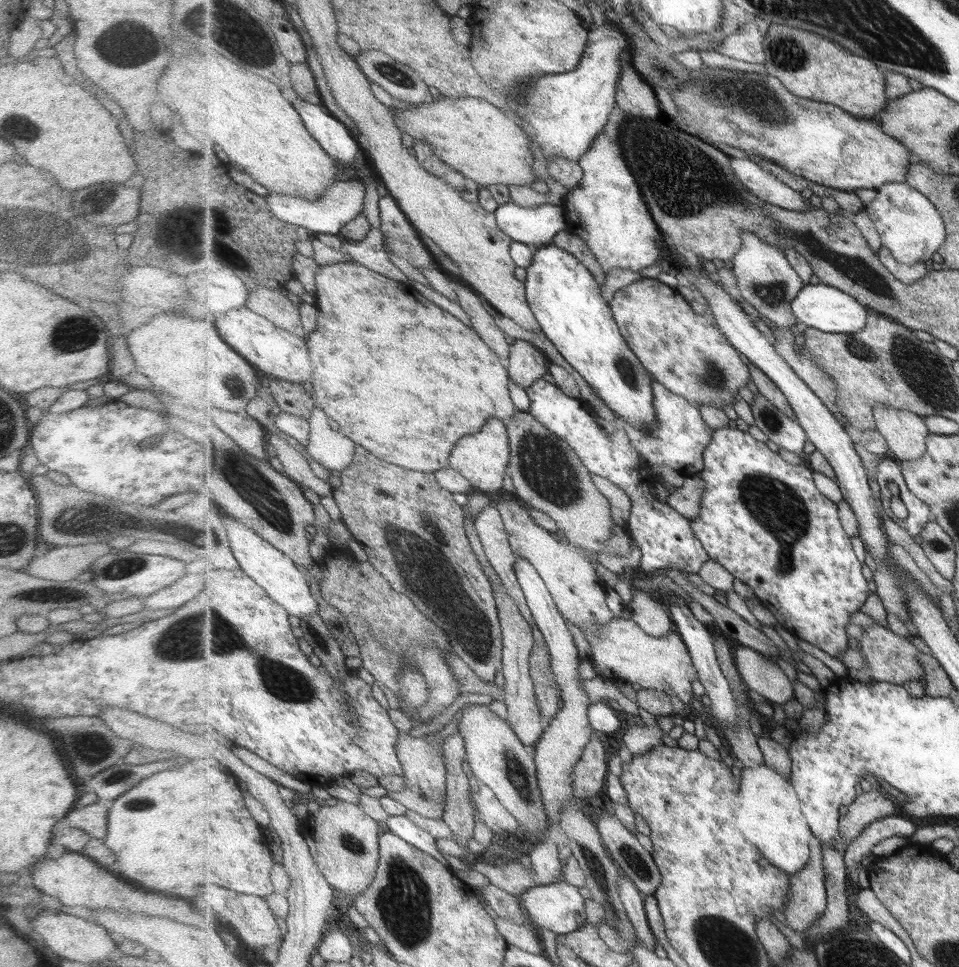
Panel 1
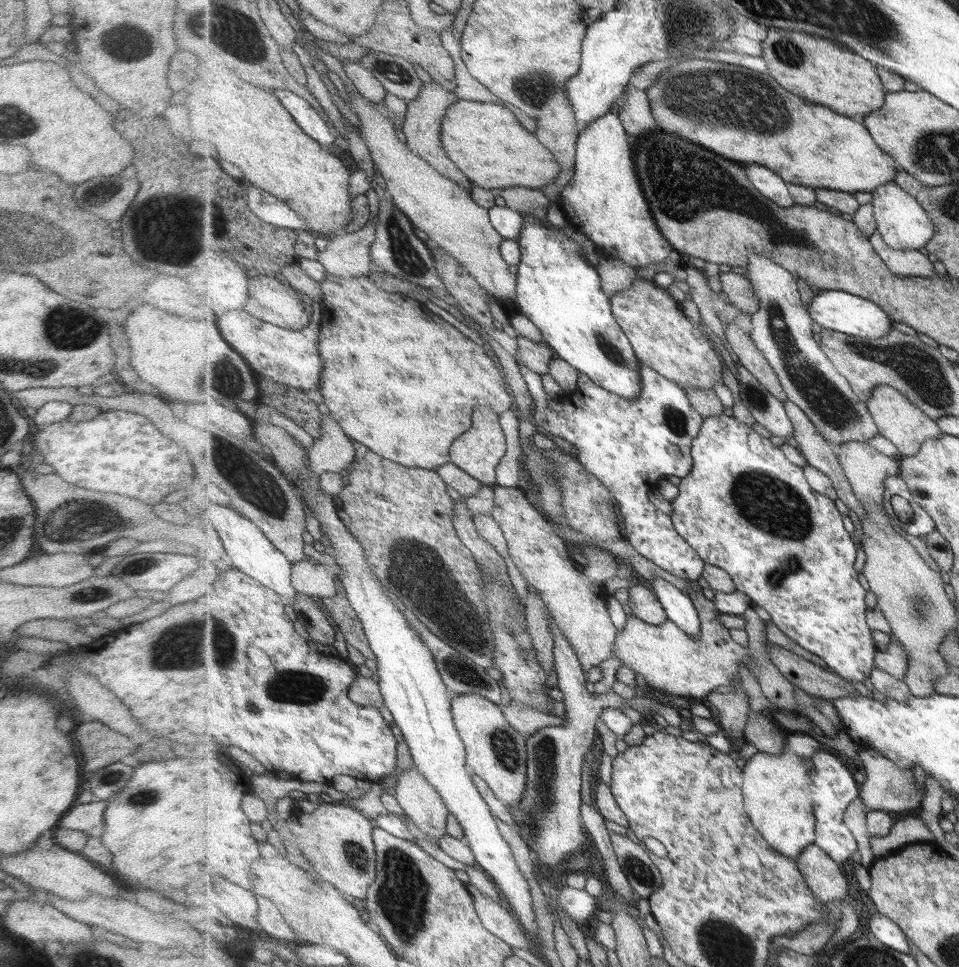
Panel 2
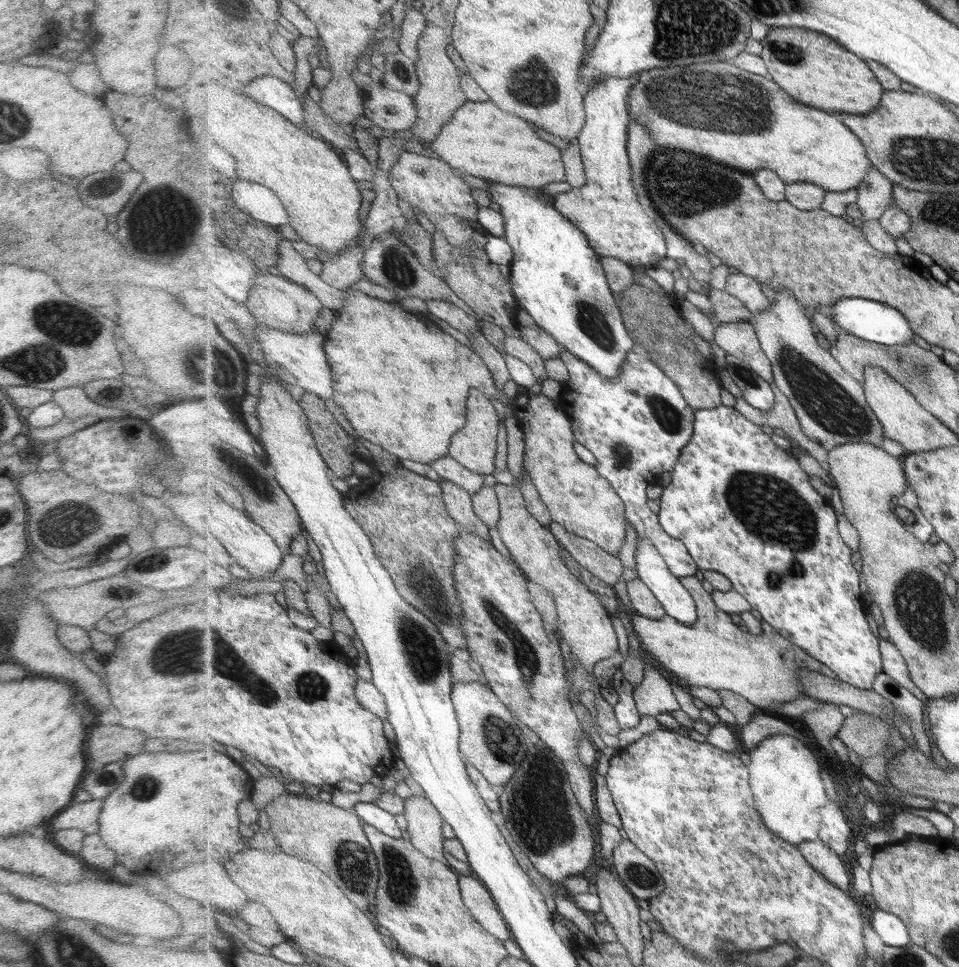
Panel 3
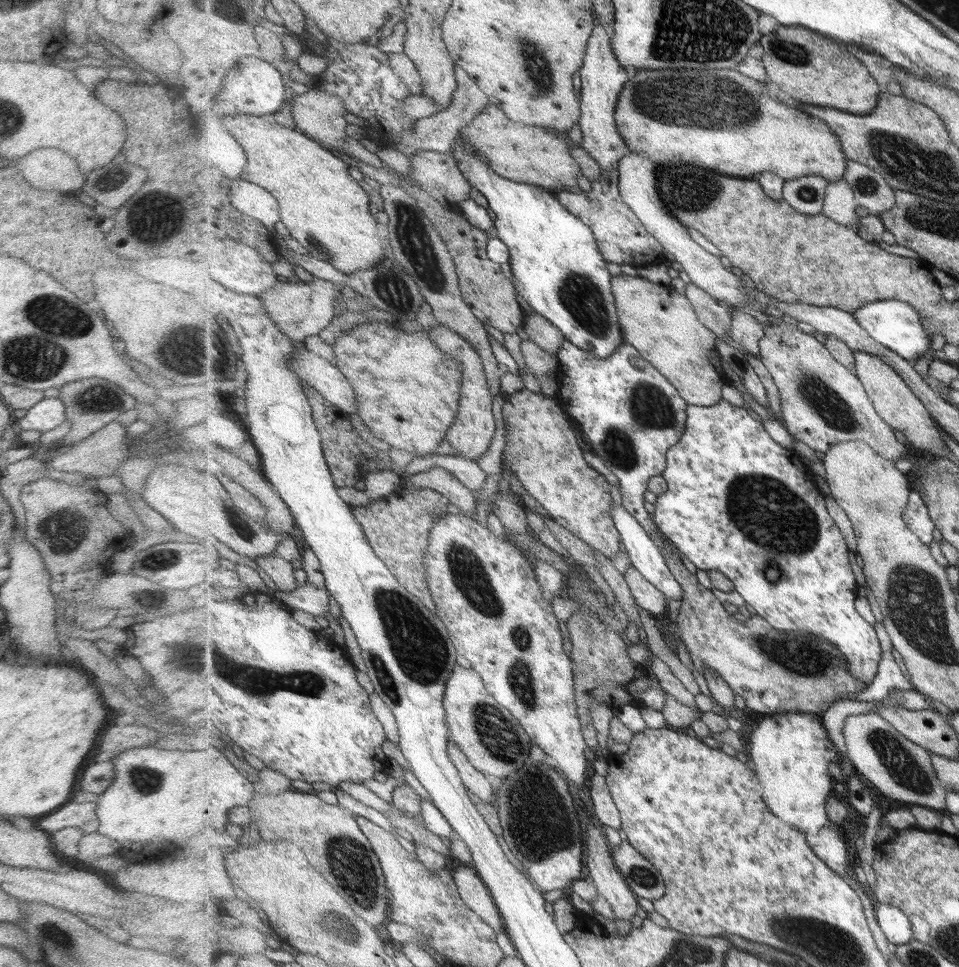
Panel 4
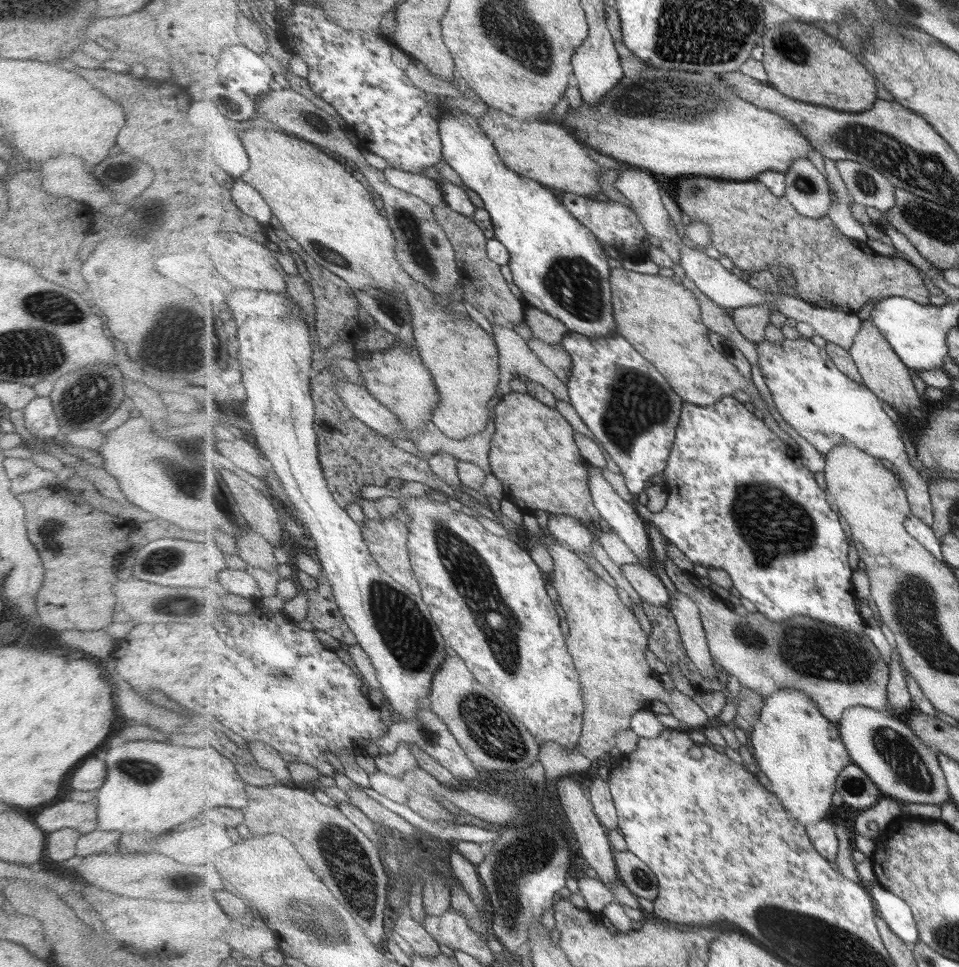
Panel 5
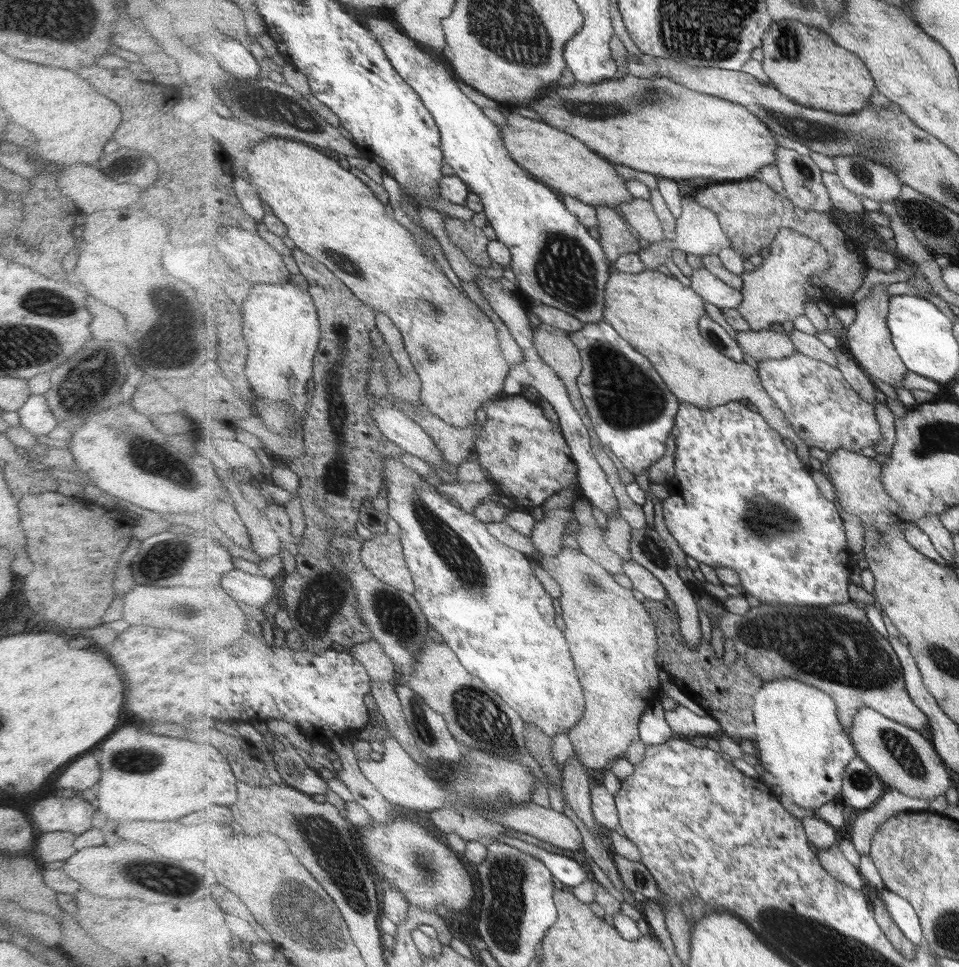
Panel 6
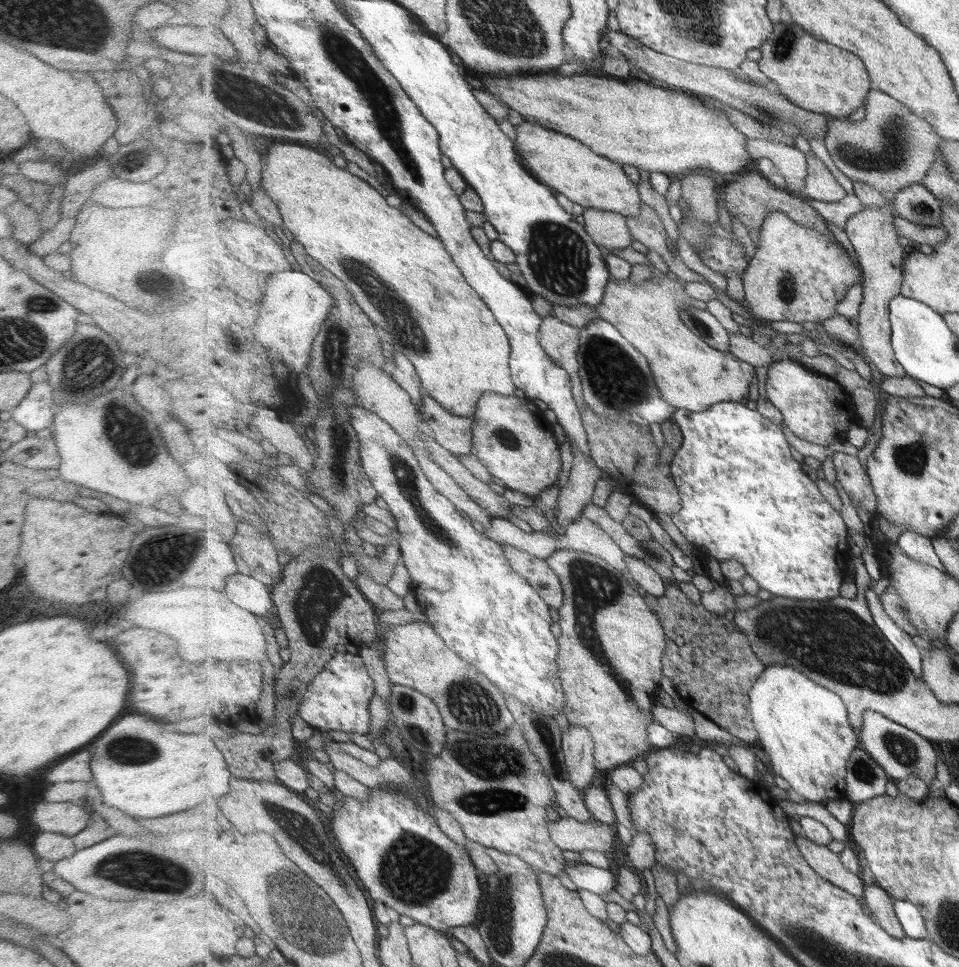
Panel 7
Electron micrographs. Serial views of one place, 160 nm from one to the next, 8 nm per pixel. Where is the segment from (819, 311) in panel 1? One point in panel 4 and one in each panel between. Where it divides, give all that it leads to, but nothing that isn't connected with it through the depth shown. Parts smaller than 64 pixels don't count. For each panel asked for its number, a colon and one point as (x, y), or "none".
2: (839, 311)
3: (876, 322)
4: (895, 324)

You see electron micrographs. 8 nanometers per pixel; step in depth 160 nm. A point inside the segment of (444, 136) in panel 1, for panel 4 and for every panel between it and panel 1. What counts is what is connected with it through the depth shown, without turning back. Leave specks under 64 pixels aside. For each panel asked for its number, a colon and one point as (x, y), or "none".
2: (485, 140)
3: (480, 139)
4: (530, 154)

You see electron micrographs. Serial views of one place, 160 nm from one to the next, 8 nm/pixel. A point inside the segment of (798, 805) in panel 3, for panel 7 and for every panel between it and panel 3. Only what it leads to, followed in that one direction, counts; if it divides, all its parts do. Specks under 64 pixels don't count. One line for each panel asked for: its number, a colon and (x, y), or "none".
4: (791, 750)
5: (802, 752)
6: (800, 740)
7: (806, 737)

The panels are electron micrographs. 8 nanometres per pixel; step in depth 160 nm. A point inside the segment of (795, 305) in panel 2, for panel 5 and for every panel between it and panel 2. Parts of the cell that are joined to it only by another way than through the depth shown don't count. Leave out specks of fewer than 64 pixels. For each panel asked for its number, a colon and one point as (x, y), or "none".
3: (832, 407)
4: (824, 403)
5: (809, 390)

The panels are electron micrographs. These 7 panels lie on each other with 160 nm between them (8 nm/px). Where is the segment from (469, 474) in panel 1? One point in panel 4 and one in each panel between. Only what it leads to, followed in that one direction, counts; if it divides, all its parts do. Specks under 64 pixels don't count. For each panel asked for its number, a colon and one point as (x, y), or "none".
2: (479, 451)
3: (475, 446)
4: (471, 434)

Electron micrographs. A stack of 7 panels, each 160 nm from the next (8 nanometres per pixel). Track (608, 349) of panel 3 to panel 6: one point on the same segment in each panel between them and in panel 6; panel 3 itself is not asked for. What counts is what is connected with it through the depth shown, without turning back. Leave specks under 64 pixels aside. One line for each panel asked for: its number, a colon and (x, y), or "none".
4: (557, 266)
5: (562, 268)
6: (558, 261)

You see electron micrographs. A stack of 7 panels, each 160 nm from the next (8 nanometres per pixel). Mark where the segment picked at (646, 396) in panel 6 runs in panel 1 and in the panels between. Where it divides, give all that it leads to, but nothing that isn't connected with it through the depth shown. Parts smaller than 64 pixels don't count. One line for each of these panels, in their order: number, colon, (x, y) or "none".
1: (625, 455)
2: (629, 444)
3: (636, 425)
4: (632, 415)
5: (630, 407)

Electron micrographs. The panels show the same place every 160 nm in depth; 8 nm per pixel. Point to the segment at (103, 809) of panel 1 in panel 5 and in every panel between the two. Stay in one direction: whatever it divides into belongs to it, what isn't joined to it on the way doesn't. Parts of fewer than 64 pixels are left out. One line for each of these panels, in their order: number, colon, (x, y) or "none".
2: (87, 818)
3: (83, 816)
4: (80, 815)
5: (63, 813)

